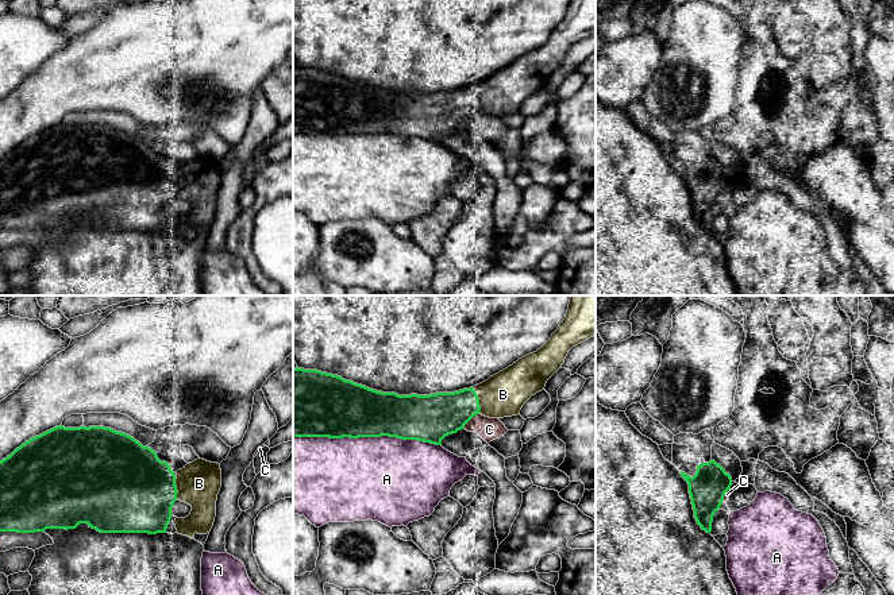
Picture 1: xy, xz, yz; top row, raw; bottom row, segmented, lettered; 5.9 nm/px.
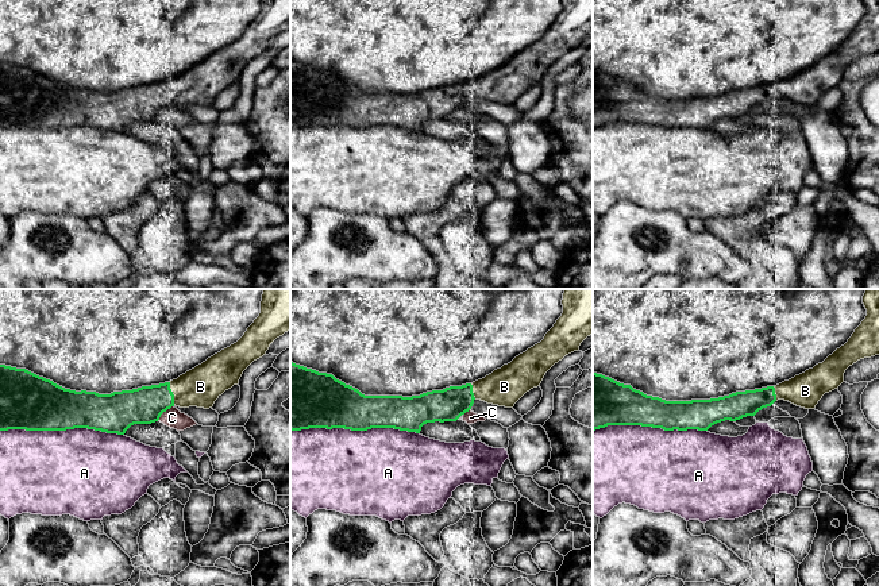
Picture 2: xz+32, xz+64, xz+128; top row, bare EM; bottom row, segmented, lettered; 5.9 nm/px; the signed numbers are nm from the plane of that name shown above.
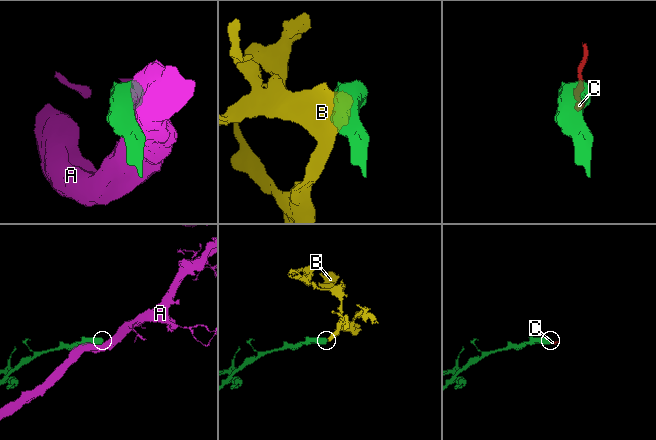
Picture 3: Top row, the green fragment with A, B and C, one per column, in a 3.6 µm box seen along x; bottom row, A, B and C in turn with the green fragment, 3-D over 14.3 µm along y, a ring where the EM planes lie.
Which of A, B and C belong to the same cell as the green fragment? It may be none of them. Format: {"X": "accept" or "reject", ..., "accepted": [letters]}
{"A": "reject", "B": "accept", "C": "reject", "accepted": ["B"]}

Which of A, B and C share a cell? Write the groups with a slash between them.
A / B / C

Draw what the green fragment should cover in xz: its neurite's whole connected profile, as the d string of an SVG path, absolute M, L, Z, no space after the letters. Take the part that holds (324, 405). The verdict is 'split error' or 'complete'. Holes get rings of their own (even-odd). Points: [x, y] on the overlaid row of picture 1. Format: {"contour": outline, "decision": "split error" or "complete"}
{"contour": "M571 295L566 318L550 340L488 380L454 393L398 395L382 393L317 370L293 368L293 437L397 437L442 445L442 440L477 414L504 418L520 414L523 405L544 390L569 351L596 336L596 295Z", "decision": "split error"}

